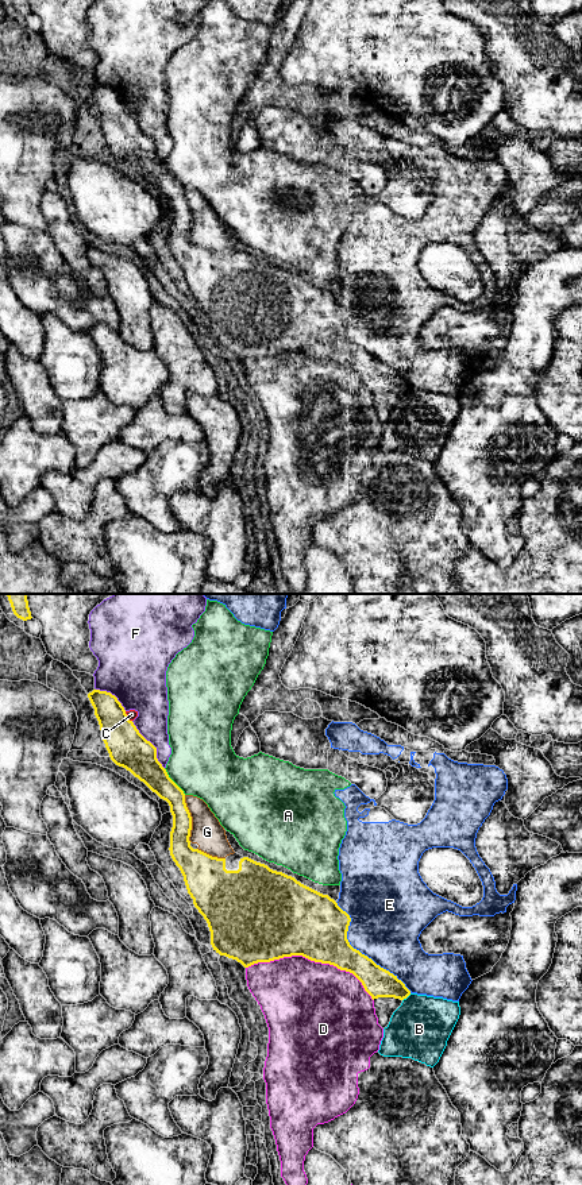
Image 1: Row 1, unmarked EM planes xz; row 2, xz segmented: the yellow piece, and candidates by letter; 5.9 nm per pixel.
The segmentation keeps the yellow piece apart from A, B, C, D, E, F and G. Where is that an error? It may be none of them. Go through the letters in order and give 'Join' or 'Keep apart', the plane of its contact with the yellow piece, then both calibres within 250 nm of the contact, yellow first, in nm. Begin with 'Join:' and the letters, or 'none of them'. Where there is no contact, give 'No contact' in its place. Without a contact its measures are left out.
Join: none of them
A: Keep apart. Touches yellow in xz. Thickness 200 nm (yellow) against 400 nm
B: Keep apart. Touches yellow in xz. Thickness 180 nm (yellow) against 360 nm
C: Keep apart. Touches yellow in xz. Thickness 240 nm (yellow) against 60 nm
D: Keep apart. Touches yellow in xz. Thickness 420 nm (yellow) against 480 nm
E: Keep apart. Touches yellow in xz. Thickness 300 nm (yellow) against 440 nm
F: Keep apart. Touches yellow in xz. Thickness 240 nm (yellow) against 200 nm
G: Keep apart. Touches yellow in xz. Thickness 150 nm (yellow) against 190 nm

